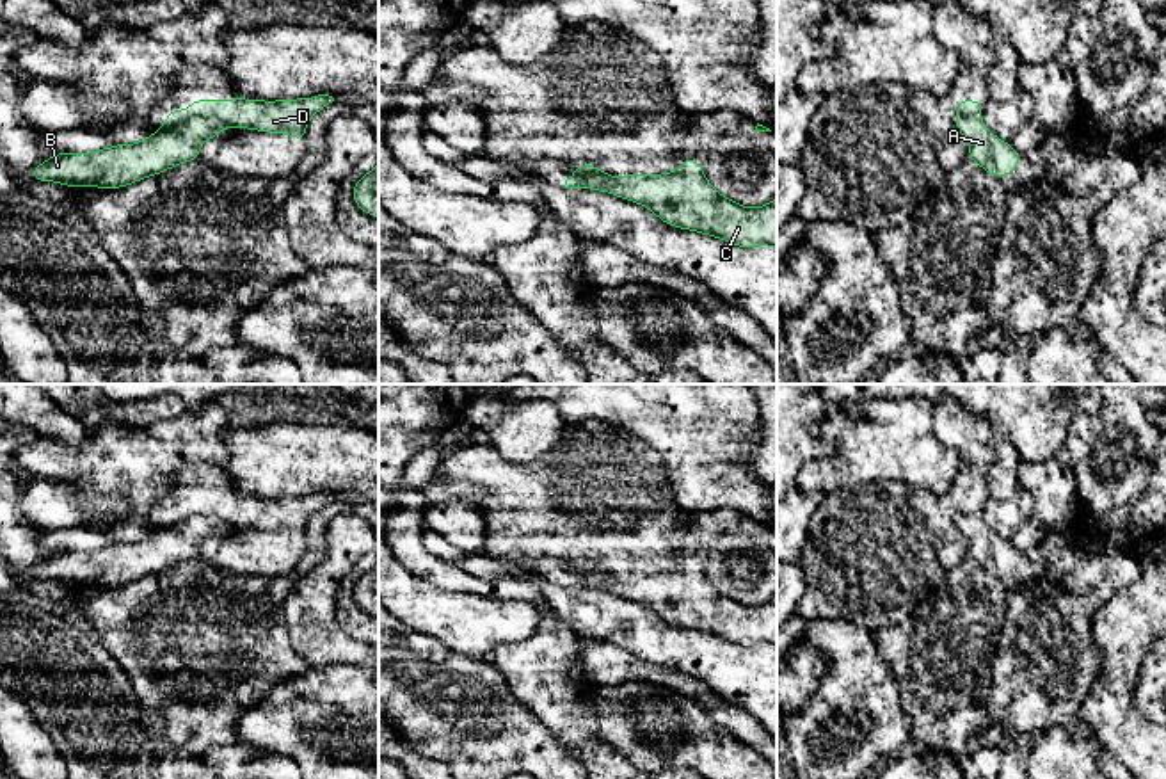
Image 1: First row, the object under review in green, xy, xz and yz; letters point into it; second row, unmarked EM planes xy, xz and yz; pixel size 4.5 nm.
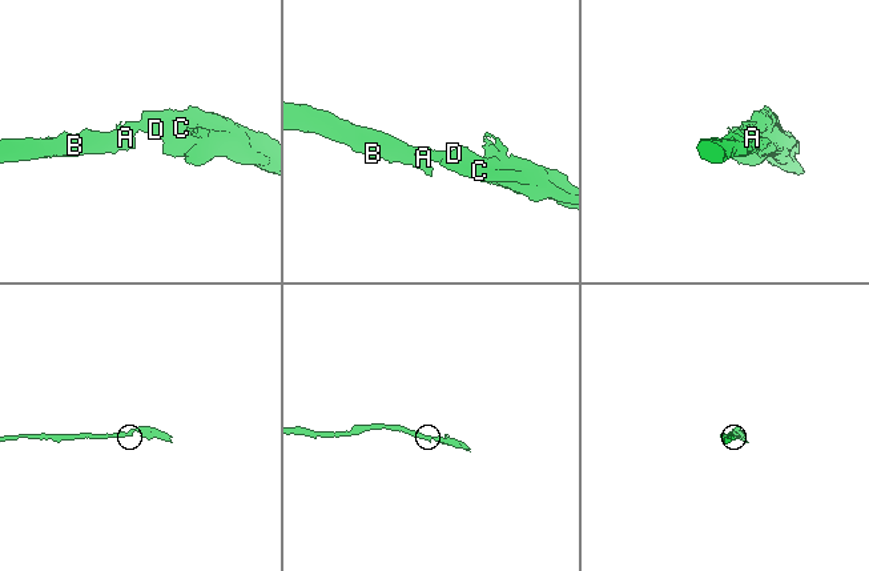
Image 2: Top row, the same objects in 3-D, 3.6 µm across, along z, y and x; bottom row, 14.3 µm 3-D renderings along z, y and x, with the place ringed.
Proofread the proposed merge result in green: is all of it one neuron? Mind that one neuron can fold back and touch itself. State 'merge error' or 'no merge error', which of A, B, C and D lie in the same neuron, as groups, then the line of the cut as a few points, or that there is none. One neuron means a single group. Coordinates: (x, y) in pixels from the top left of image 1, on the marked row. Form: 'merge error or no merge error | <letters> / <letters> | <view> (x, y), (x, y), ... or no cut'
merge error | A B / C D | xy (223, 121), (191, 116), (162, 128)

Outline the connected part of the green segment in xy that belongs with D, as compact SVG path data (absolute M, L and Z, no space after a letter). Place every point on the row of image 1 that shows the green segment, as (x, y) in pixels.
M329 94L276 101L247 98L190 100L188 110L169 110L162 128L174 126L194 116L203 116L226 123L231 128L284 133L304 142L309 119L331 101L334 101L334 98Z

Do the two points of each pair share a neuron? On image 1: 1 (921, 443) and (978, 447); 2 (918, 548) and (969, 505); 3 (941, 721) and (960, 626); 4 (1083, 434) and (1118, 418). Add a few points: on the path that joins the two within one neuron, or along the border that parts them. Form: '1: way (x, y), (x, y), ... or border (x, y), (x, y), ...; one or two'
1: border (935, 404), (934, 434), (951, 447), (962, 461); two
2: way (926, 534), (955, 505); one
3: way (944, 698), (944, 669), (950, 650); one
4: way (1092, 434), (1102, 434), (1110, 427); one

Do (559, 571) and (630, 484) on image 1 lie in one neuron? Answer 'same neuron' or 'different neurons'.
same neuron

